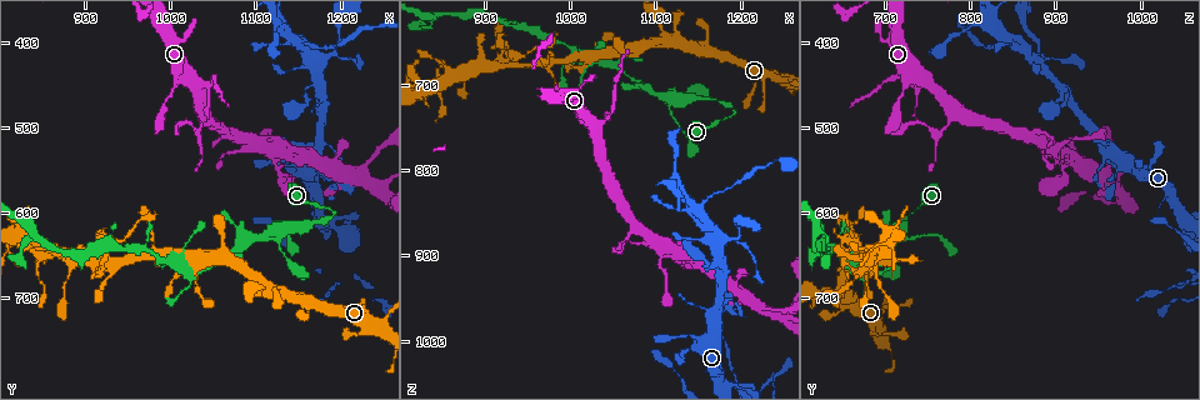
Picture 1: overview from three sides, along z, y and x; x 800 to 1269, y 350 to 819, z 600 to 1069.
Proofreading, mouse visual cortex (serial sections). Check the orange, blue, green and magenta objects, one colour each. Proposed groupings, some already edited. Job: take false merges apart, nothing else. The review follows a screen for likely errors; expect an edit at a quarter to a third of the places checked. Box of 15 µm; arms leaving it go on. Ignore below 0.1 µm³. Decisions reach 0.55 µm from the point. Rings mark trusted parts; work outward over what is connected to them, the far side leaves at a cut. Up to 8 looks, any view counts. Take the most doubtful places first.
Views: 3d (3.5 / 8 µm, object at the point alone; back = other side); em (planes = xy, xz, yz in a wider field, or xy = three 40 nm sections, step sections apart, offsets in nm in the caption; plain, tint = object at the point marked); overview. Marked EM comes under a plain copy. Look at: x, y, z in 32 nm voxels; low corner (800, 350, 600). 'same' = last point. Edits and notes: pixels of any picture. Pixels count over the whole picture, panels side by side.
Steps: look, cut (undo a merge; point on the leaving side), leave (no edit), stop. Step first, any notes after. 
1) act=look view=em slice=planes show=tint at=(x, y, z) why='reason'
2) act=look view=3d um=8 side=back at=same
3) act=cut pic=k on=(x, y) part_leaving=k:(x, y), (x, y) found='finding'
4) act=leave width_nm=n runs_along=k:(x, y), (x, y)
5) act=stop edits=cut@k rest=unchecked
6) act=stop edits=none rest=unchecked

act=look view=3d um=8 at=(1030, 505, 760) why='abrupt turn'

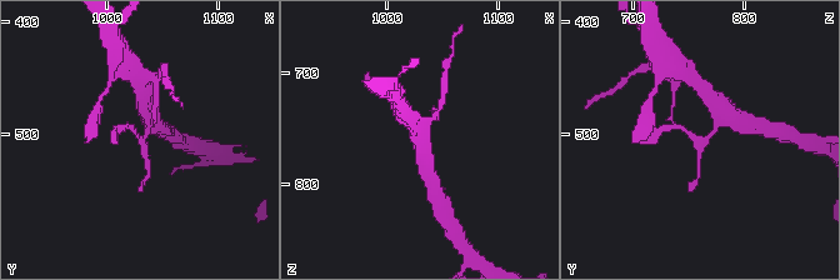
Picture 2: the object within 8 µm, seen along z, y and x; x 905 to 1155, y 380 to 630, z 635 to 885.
act=look view=em slice=xy step=5 show=tint at=(1032, 504, 764) why='need the tissue'

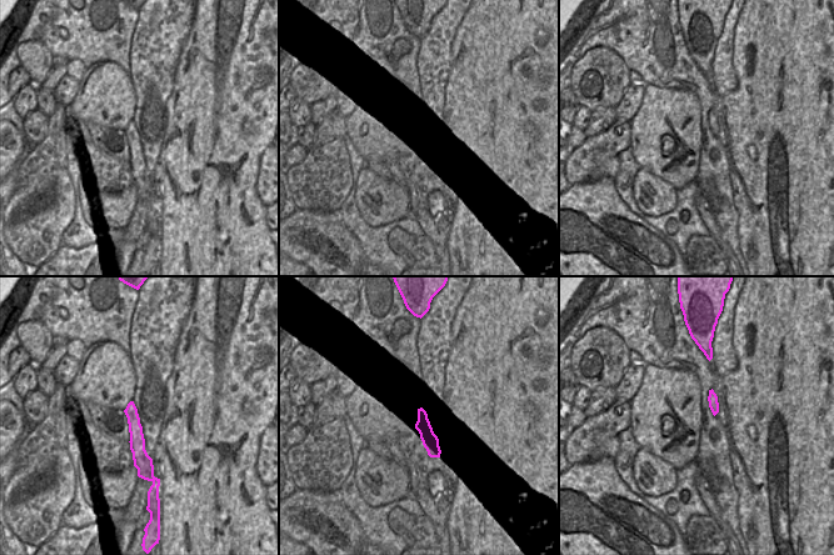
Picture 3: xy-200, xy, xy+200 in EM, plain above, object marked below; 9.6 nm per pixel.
act=leave runs_along=2:(425, 164), (426, 150), (406, 115) found='one cell here'

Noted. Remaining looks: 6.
act=look view=3d um=3.5 at=(1190, 600, 730) why='sharp bend'

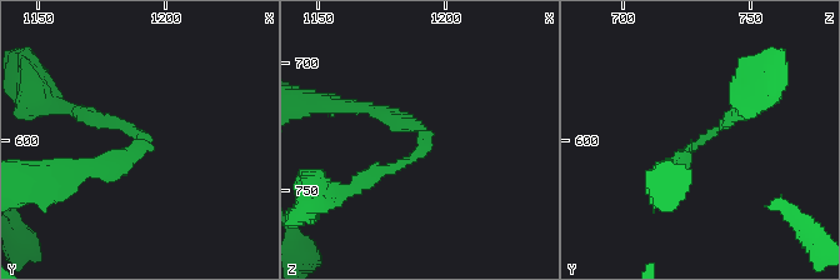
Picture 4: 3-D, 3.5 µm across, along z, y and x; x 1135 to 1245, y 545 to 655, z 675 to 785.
act=look view=em slice=xy step=3 show=tint at=(1191, 604, 727) arm_widths_nm=150,150

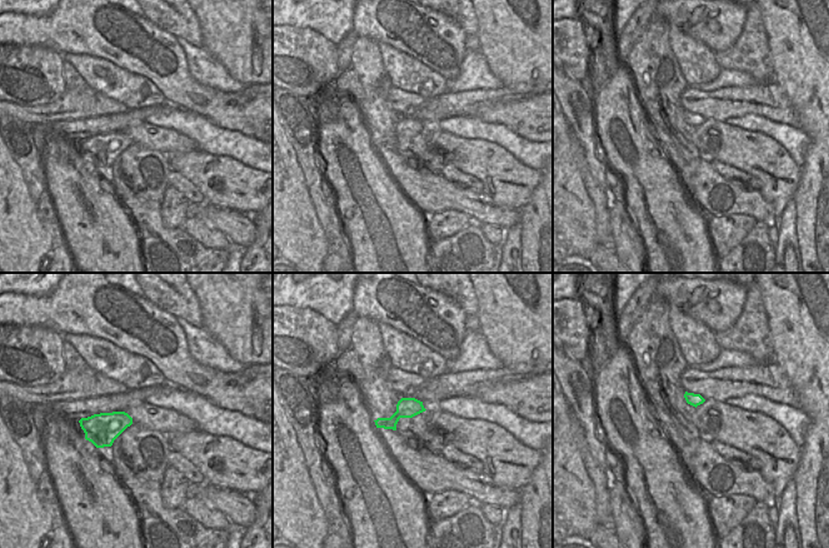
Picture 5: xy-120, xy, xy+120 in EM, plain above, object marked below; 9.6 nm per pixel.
act=look view=em slice=xy step=5 show=tint at=same

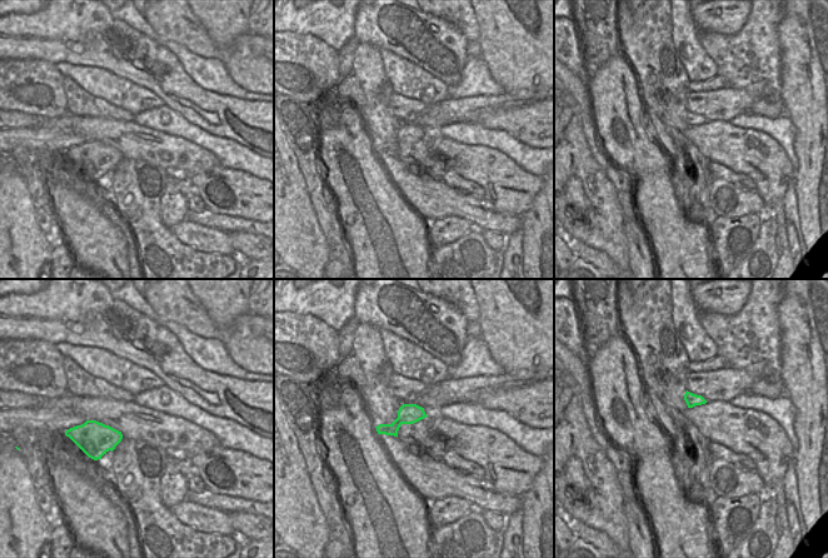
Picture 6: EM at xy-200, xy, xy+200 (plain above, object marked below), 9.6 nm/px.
act=leave runs_along=4:(736, 116), (666, 170) found='continuous, no second cell'

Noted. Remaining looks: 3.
act=look view=3d um=8 at=(1220, 555, 960) why='sudden change in width'

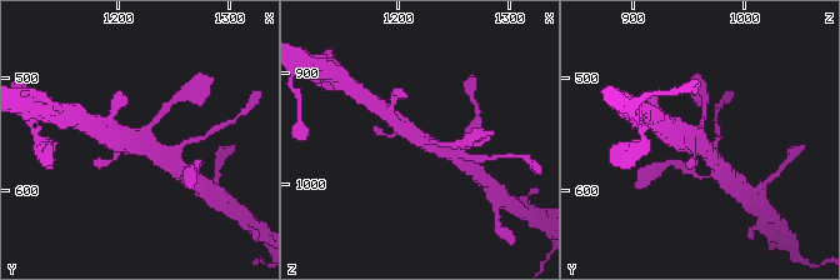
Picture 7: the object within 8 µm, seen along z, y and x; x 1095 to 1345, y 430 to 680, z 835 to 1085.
act=look view=3d um=3.5 at=(1218, 556, 956)

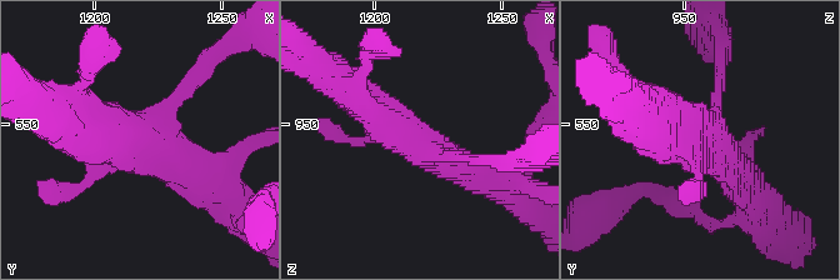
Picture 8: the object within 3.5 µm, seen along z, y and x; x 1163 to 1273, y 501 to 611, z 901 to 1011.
act=look view=em slice=xy step=2 show=tint at=(1220, 554, 959) arms=3 arm_widths_nm=150,450,500 why='now the EM'

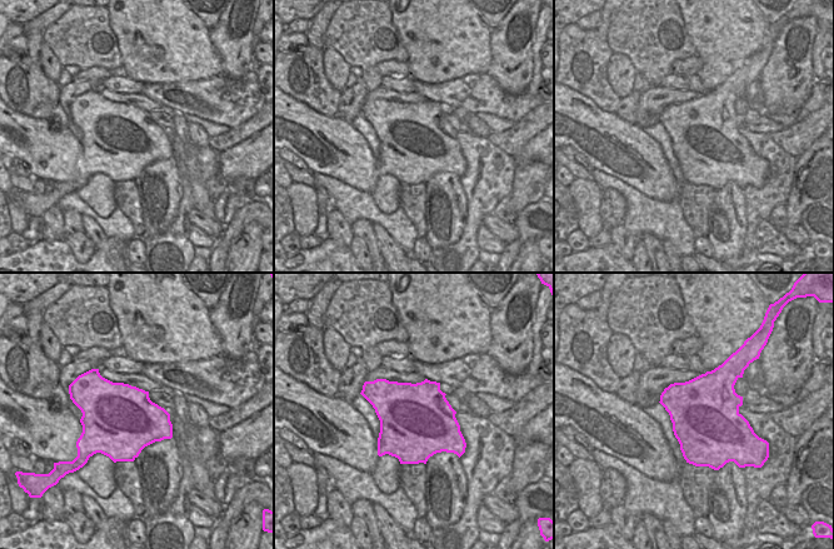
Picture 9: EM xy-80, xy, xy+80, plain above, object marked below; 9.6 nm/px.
act=leave width_nm=700 runs_along=8:(354, 94), (445, 161), (488, 180) found='all the same cell'

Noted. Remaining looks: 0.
act=stop edits=none rest=unchecked

